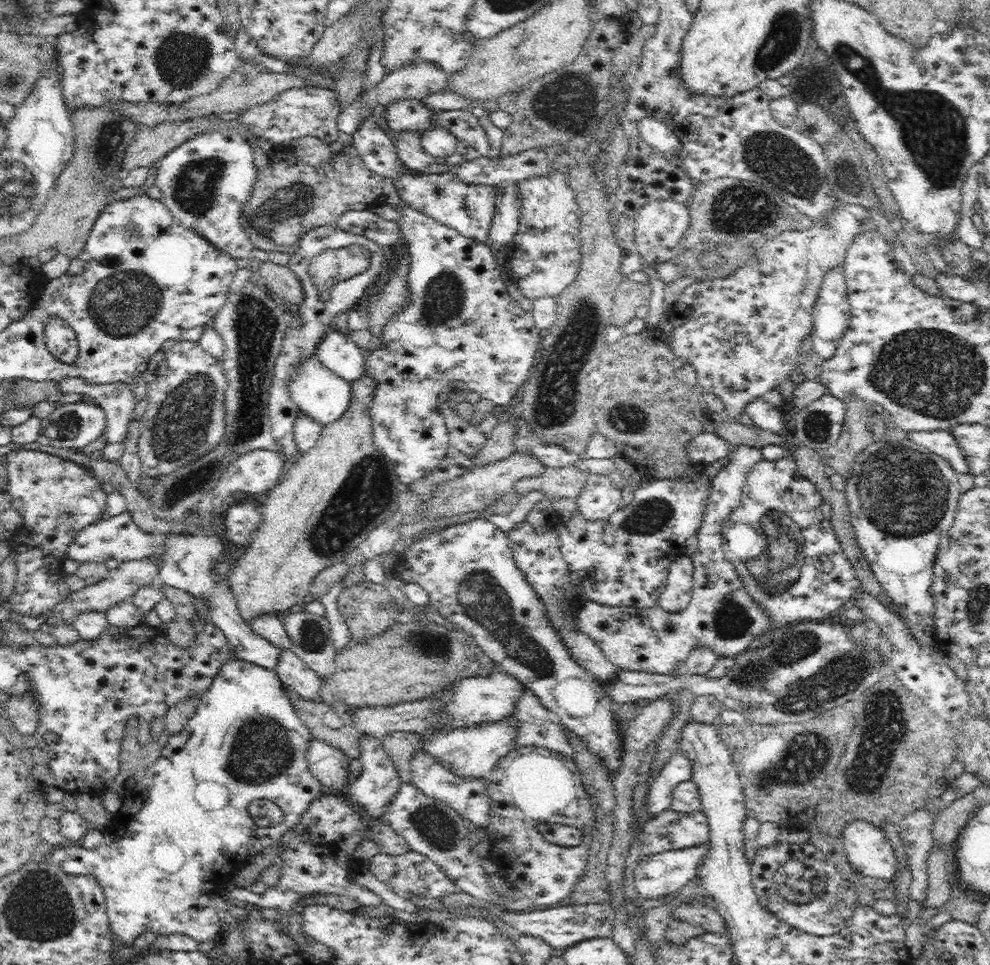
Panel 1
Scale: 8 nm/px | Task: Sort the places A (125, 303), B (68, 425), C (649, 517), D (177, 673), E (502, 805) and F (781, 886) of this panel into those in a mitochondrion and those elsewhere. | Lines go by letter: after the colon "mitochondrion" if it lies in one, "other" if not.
A: mitochondrion
B: mitochondrion
C: mitochondrion
D: other
E: other
F: mitochondrion

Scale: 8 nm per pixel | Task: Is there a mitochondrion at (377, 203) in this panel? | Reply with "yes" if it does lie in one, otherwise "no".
no

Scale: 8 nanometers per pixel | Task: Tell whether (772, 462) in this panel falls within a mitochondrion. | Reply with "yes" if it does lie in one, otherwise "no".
no

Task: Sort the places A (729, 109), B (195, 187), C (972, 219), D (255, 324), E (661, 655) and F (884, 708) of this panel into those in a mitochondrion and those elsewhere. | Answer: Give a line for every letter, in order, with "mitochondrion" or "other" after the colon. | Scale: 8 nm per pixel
A: other
B: mitochondrion
C: other
D: mitochondrion
E: other
F: mitochondrion

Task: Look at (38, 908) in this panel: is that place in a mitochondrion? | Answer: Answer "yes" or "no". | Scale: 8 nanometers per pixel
yes

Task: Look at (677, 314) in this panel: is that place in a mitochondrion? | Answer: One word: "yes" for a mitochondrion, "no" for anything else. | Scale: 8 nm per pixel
no

